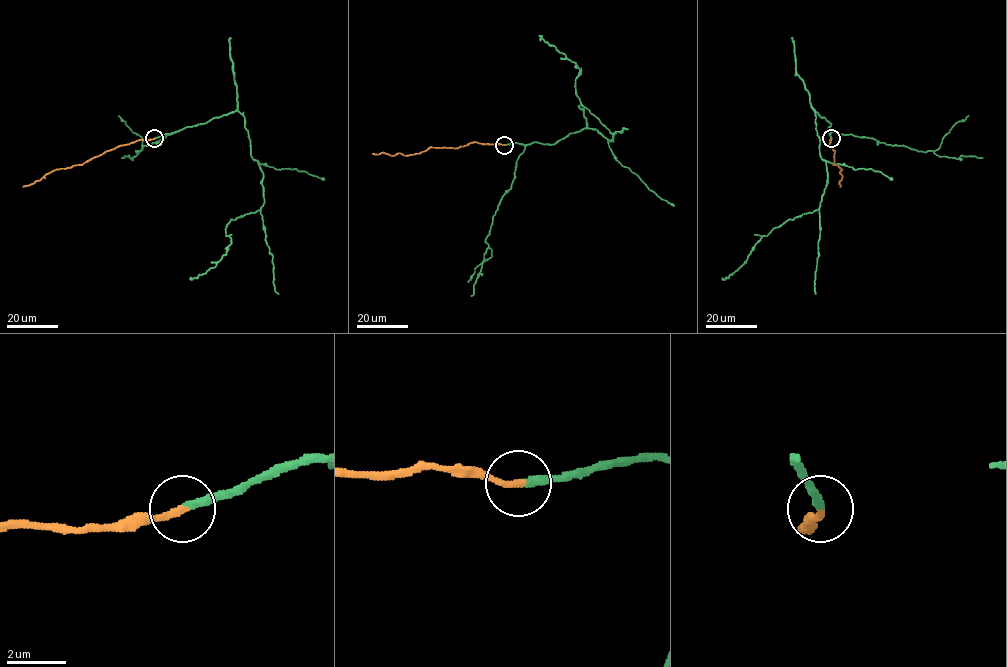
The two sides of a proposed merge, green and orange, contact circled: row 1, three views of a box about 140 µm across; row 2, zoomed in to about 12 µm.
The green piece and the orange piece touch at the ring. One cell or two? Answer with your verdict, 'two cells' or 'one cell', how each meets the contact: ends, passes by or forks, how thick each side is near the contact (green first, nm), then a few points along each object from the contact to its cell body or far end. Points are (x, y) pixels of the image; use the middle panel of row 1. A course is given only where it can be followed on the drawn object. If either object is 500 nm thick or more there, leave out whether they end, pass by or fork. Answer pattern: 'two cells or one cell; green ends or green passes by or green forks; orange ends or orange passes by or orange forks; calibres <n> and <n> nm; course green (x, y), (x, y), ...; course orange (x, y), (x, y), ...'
one cell; green ends; orange ends; calibres 280 and 240 nm; course green (503, 145), (555, 144), (588, 128), (612, 141), (613, 134), (576, 95), (575, 79), (581, 70), (539, 35); course orange (503, 145), (477, 142), (457, 148), (431, 147), (405, 155), (372, 154)

